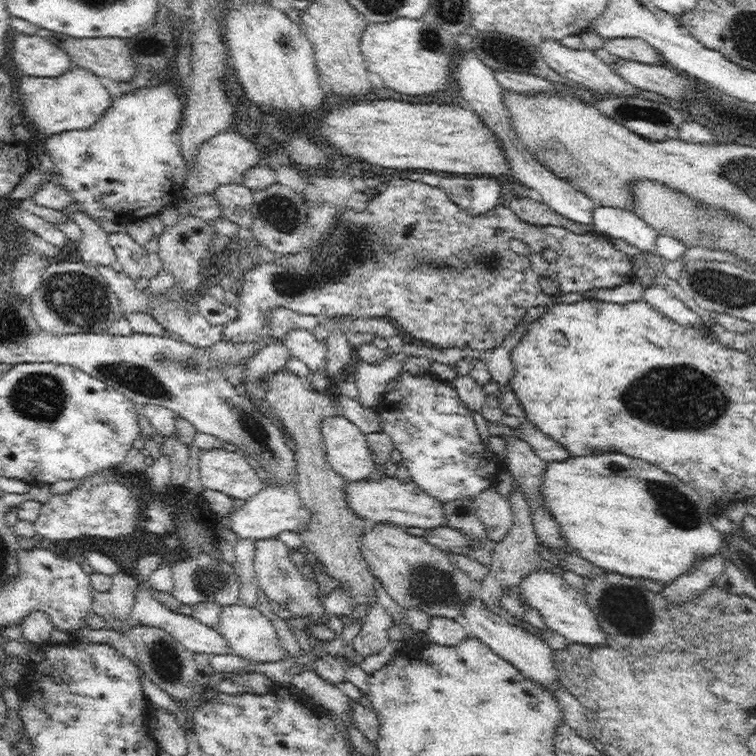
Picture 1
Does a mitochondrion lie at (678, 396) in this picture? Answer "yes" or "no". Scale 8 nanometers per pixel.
yes

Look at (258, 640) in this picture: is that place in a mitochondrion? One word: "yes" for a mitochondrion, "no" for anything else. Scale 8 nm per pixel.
no

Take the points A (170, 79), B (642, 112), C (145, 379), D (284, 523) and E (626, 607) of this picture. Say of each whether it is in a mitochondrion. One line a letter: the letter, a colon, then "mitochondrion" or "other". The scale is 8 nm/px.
A: other
B: mitochondrion
C: mitochondrion
D: other
E: mitochondrion

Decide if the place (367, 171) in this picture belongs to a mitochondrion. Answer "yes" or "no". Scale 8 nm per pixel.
no

